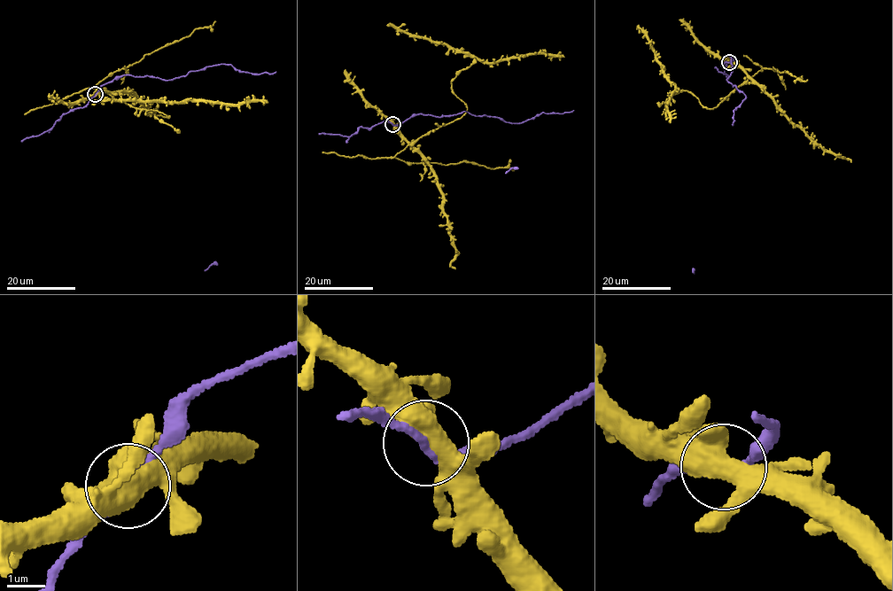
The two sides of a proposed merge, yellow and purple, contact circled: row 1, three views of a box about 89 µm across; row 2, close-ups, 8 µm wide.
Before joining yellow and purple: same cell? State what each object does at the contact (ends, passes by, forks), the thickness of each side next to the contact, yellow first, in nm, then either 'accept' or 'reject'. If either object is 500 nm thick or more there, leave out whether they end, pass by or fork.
yellow forks there; purple passes by; 480 nm thick on the yellow side, 200 nm on the other; accept

